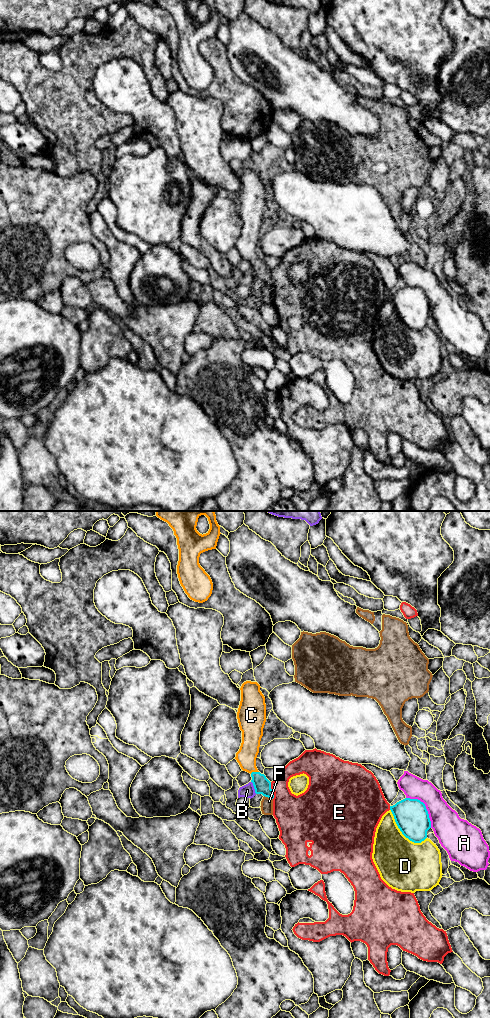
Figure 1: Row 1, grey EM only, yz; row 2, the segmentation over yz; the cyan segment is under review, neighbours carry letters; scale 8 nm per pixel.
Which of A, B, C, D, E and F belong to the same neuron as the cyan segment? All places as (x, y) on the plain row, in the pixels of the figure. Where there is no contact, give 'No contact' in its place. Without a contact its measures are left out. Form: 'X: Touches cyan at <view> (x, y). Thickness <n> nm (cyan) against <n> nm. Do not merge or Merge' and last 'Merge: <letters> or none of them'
A: Touches cyan at yz (425, 295). Thickness 280 nm (cyan) against 240 nm. Do not merge
B: Touches cyan at yz (254, 275). Thickness 140 nm (cyan) against 100 nm. Do not merge
C: Touches cyan at yz (254, 260). Thickness 140 nm (cyan) against 160 nm. Merge
D: Touches cyan at yz (402, 321). Thickness 280 nm (cyan) against 400 nm. Do not merge
E: Touches cyan at yz (272, 278). Thickness 140 nm (cyan) against 300 nm. Do not merge
F: Touches cyan at yz (268, 285). Thickness 140 nm (cyan) against 100 nm. Do not merge
Merge: C

